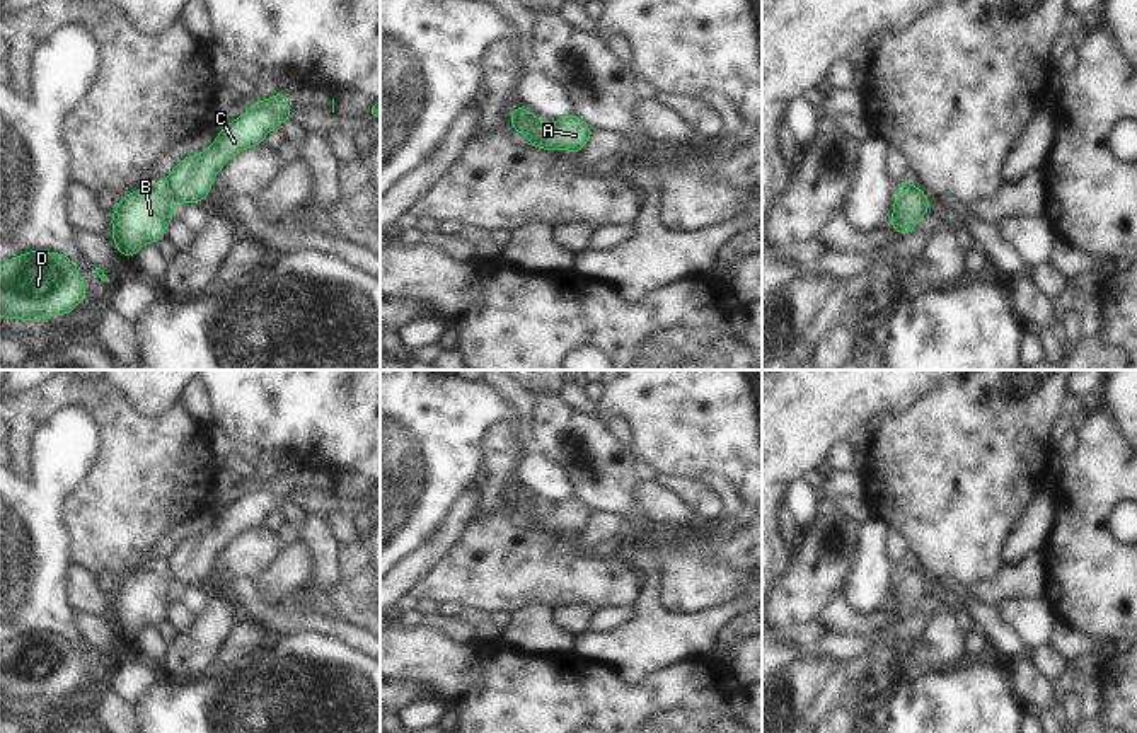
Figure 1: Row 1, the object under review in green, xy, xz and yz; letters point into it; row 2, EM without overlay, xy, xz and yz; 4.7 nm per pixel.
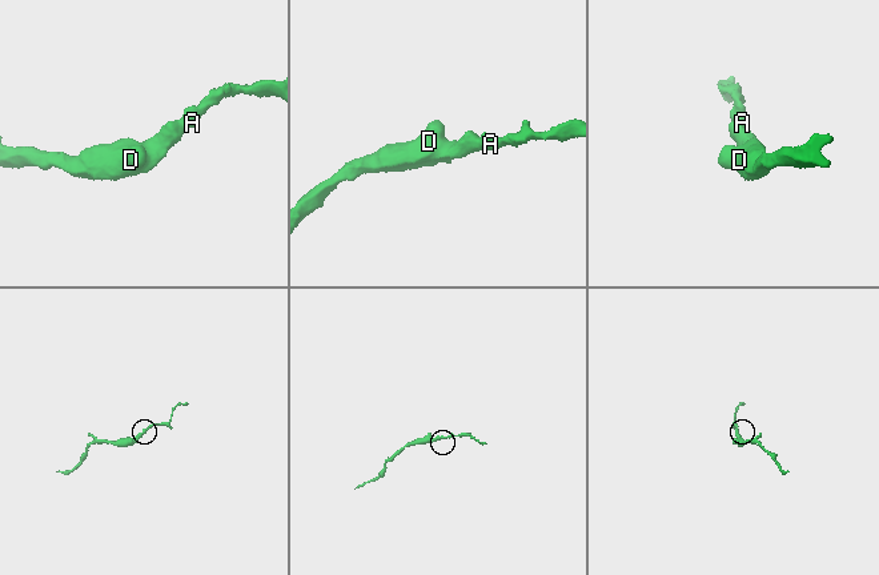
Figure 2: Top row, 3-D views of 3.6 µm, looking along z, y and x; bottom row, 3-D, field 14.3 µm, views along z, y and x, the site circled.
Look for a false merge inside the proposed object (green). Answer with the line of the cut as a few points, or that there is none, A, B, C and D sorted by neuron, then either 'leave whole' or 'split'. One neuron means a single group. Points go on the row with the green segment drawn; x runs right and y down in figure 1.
no cut | A B C D | leave whole

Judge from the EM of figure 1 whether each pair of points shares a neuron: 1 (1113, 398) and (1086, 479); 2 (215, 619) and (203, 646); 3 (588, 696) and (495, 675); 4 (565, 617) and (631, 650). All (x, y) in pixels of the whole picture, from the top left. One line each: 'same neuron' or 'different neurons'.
1: different neurons
2: same neuron
3: same neuron
4: different neurons

